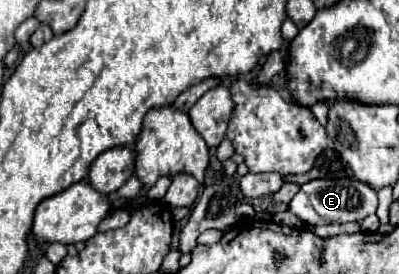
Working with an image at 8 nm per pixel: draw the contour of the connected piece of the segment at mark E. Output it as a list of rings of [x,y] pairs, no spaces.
[[[328,178],[328,180],[310,180],[302,184],[300,192],[292,198],[288,206],[290,212],[294,212],[306,224],[328,224],[328,222],[346,224],[346,222],[360,222],[368,214],[374,214],[378,206],[378,198],[376,198],[376,190],[364,182],[348,180],[348,178],[342,180]]]

